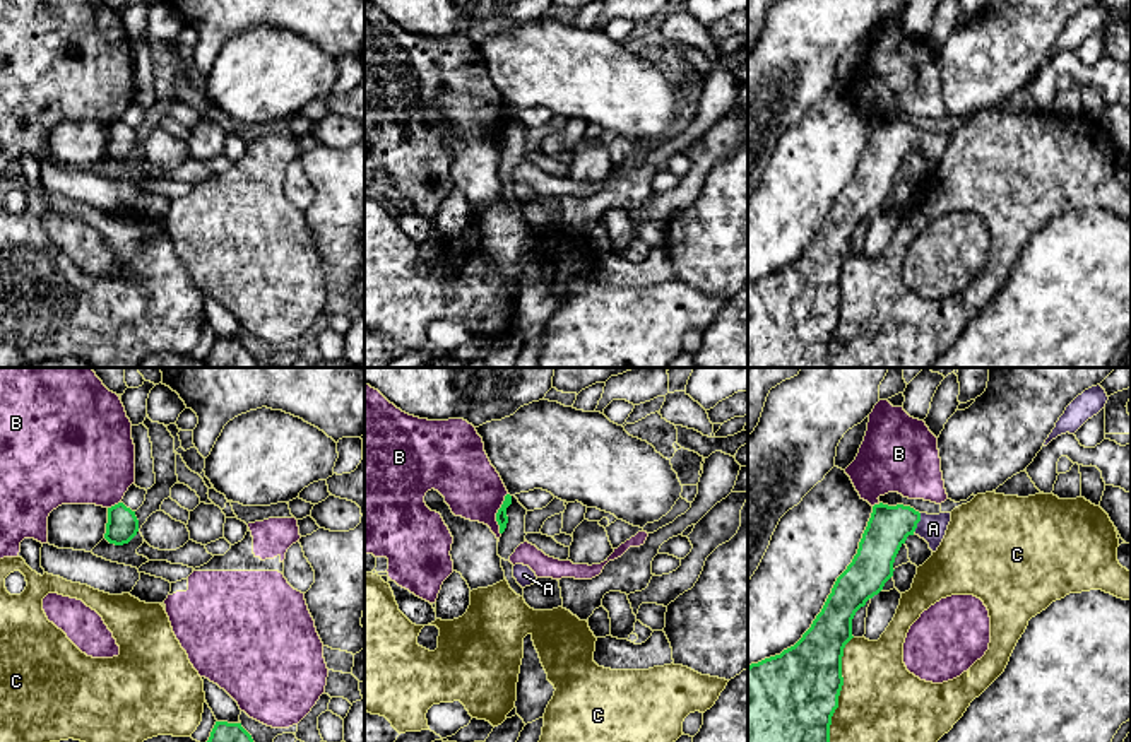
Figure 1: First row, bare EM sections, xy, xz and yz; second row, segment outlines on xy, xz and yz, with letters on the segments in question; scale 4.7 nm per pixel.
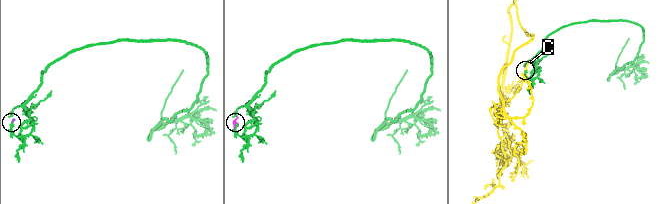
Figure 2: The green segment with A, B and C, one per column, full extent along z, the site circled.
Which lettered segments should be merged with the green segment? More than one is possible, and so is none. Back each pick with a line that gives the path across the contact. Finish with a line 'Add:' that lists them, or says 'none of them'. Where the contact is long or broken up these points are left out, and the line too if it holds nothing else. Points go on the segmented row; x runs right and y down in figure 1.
A: Path across: yz (888, 527), (894, 524), (916, 524), (933, 529)
Add: A

